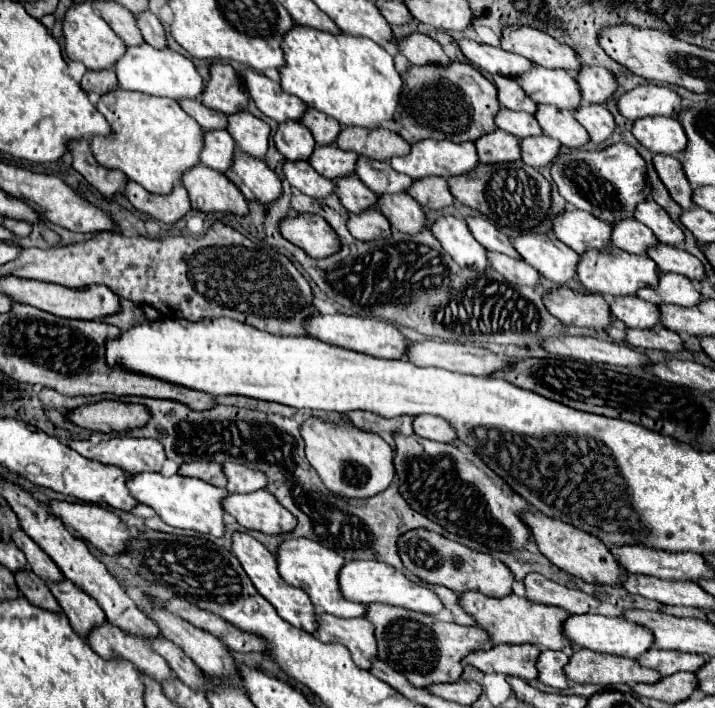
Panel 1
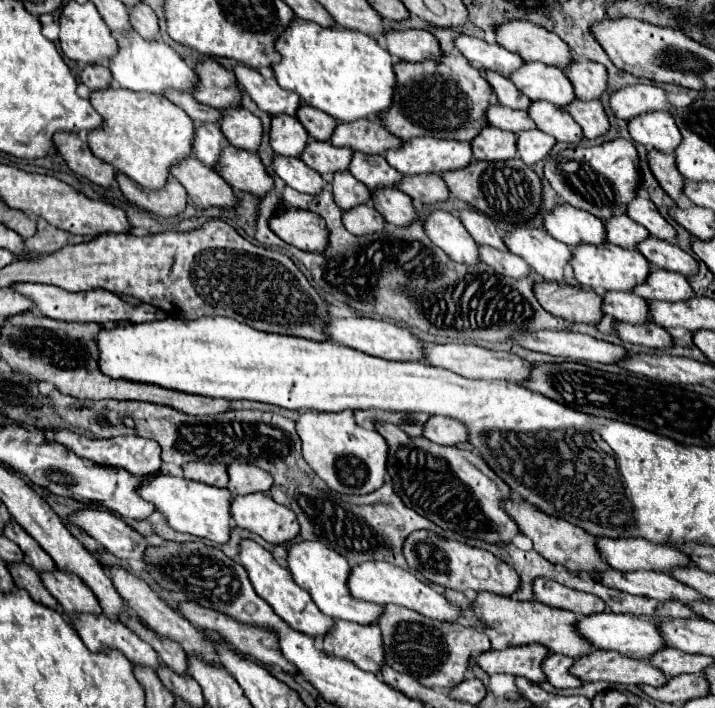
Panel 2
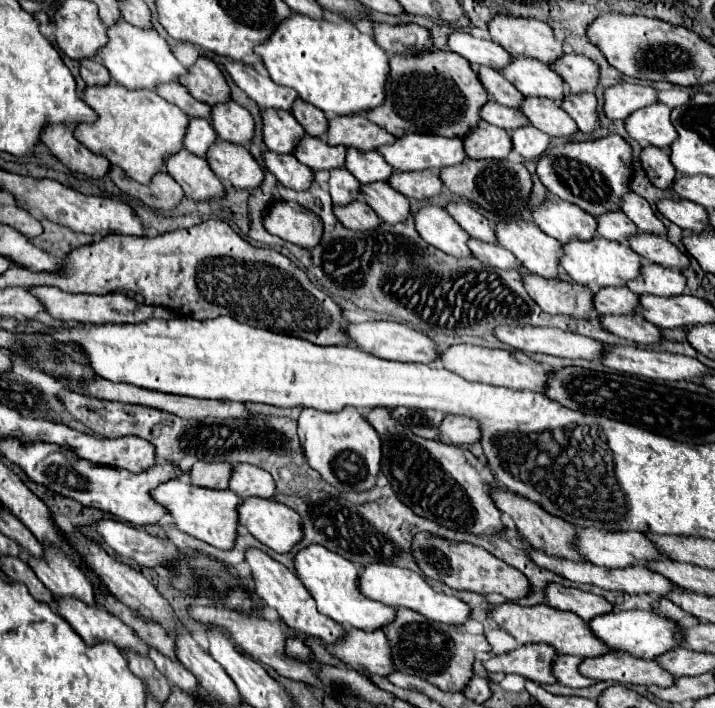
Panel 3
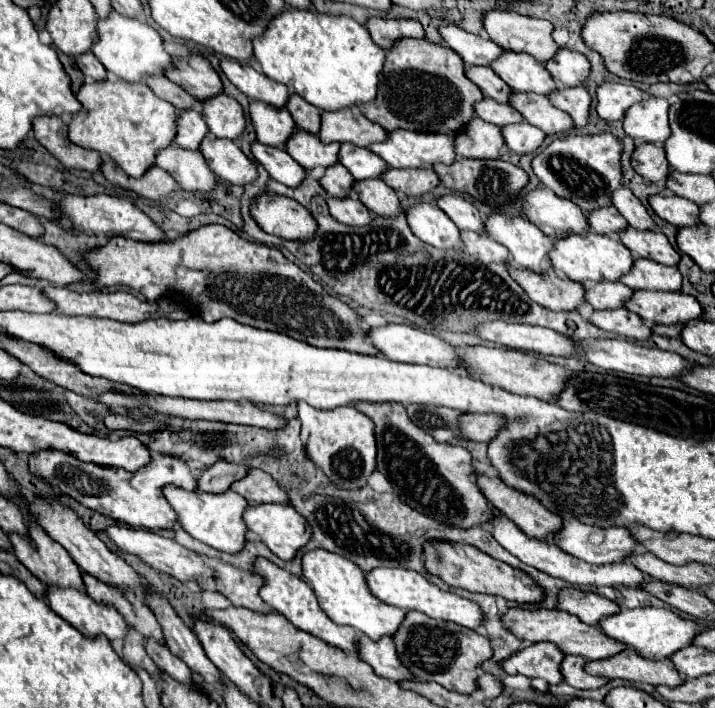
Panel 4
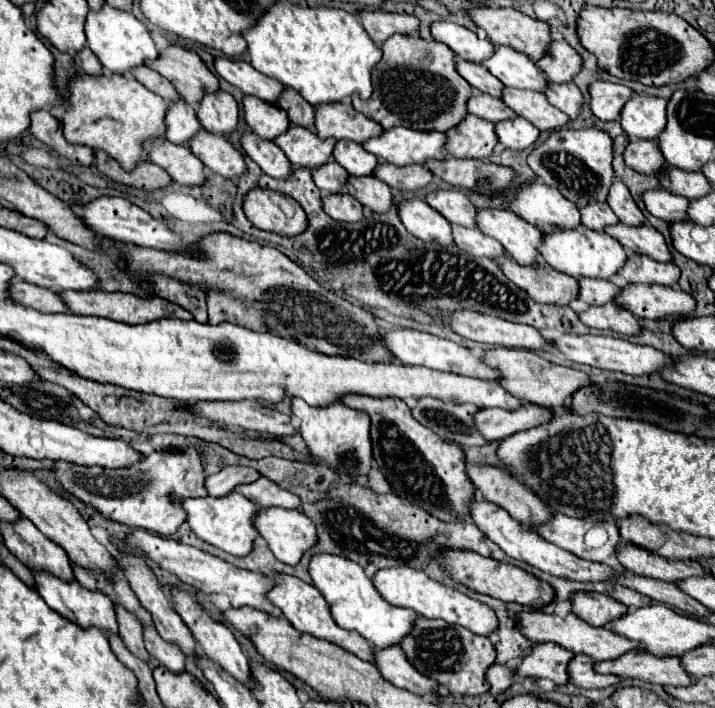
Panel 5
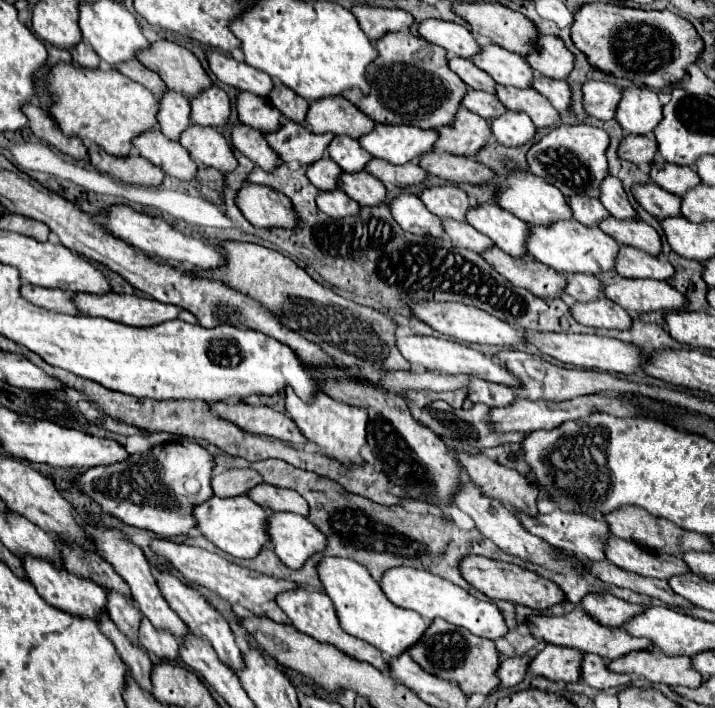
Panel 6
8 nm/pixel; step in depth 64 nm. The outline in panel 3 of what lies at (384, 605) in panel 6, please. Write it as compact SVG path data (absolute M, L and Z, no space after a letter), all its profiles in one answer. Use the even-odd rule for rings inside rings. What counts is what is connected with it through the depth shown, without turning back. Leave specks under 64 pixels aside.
M312 544L298 552L296 572L298 572L298 578L304 582L304 586L310 590L312 598L316 600L318 612L324 616L330 616L332 620L336 620L342 626L352 626L352 628L358 628L364 632L374 632L374 630L388 626L396 616L396 608L368 600L360 592L360 588L358 588L360 570L350 560L344 560L340 554L328 552L320 544Z

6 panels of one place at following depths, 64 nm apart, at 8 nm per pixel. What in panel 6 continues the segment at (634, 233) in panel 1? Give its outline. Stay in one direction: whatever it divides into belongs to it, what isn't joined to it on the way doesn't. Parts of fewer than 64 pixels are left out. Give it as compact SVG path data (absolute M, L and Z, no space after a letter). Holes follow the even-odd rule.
M570 196L568 206L572 210L572 216L586 226L596 226L600 220L610 216L608 210L602 206L602 202L590 196Z

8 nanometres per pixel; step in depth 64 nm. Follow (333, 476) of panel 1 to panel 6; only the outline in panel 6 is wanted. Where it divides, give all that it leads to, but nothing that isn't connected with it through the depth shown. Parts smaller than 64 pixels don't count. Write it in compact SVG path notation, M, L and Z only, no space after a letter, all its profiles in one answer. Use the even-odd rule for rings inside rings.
M286 388L286 414L296 422L300 432L310 440L316 442L326 456L340 460L342 464L362 464L360 448L366 442L366 424L368 416L364 408L356 408L350 404L340 404L338 400L332 400L324 392L316 392L310 402L300 400L292 388Z

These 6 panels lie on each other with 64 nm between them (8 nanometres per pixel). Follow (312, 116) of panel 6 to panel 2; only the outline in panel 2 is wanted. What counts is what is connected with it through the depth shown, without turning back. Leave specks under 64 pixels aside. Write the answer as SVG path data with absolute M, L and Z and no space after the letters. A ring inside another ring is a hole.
M356 120L356 124L336 124L330 142L334 146L348 146L364 154L384 154L386 150L400 148L400 140L390 134L380 122Z

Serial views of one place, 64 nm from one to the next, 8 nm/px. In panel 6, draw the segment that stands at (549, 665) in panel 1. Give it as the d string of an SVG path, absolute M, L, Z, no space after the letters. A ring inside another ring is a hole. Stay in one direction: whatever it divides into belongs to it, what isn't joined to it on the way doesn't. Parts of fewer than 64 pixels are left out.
M588 654L582 664L582 680L596 690L628 686L632 682L632 674L616 674L616 672L608 670L608 664L610 664L610 660L604 660L598 654Z

